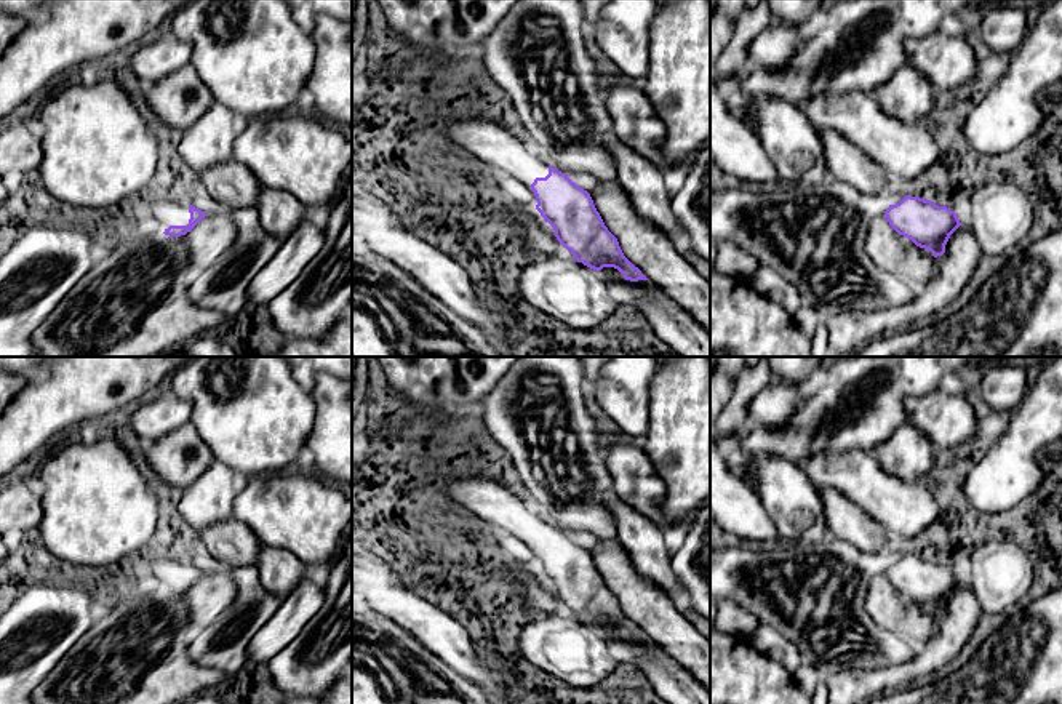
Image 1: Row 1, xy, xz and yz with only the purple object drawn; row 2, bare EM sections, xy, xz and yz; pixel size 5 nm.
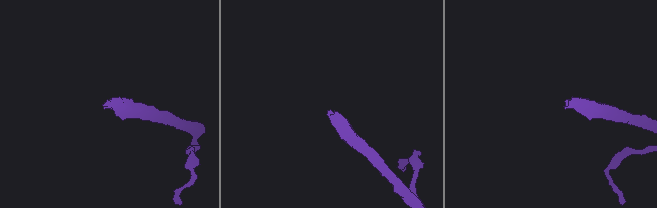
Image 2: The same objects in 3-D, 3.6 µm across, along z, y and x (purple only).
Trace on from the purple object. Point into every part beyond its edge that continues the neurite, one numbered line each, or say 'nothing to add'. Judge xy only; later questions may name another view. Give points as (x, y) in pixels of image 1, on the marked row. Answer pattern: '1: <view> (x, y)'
1: xy (168, 213)

